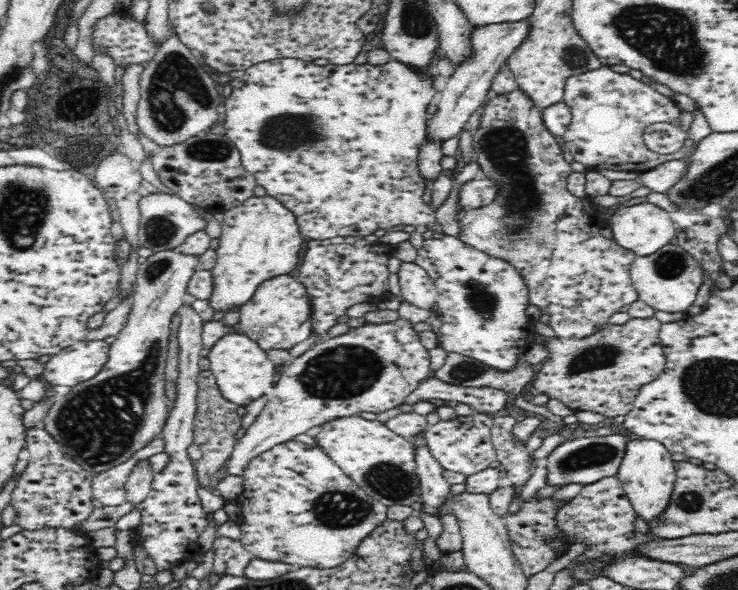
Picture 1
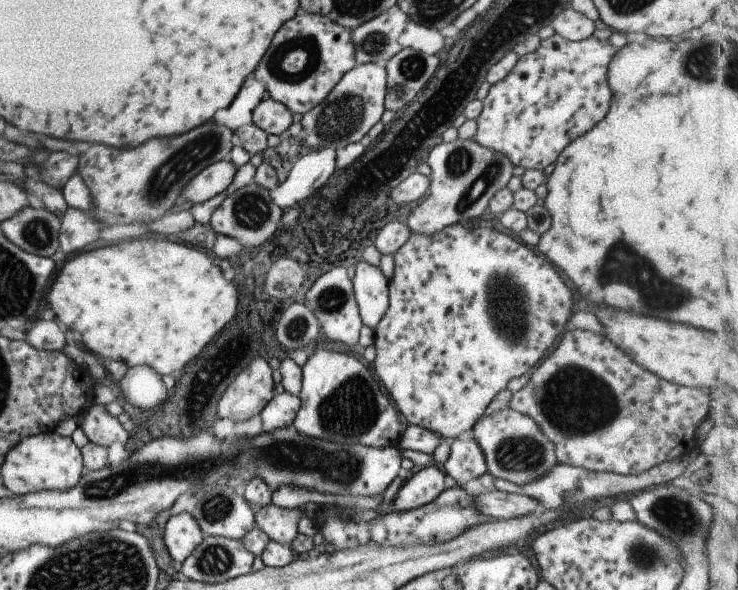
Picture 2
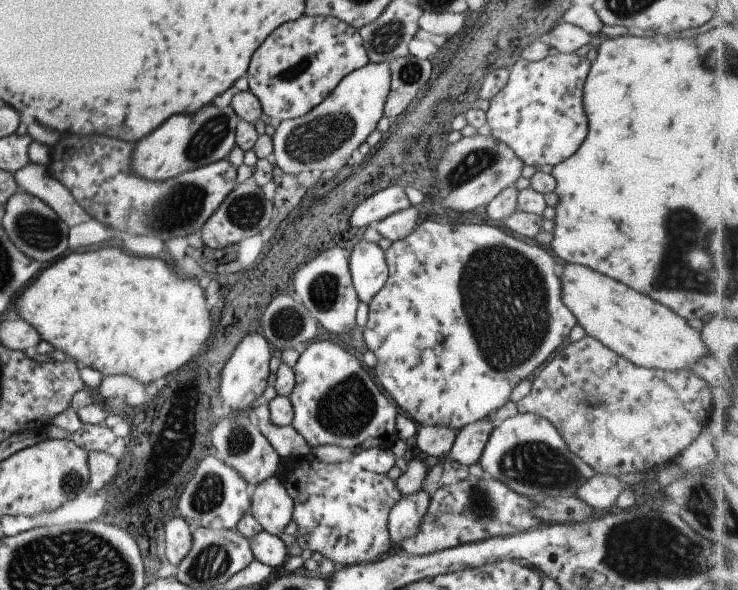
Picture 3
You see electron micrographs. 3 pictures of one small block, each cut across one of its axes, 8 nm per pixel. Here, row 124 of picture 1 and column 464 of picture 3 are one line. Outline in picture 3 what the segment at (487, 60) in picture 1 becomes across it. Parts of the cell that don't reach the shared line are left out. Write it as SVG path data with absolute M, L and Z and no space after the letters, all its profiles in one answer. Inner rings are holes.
M488 418L466 424L454 436L453 446L447 454L451 461L458 462L461 467L478 462L479 455L487 442L496 421Z

